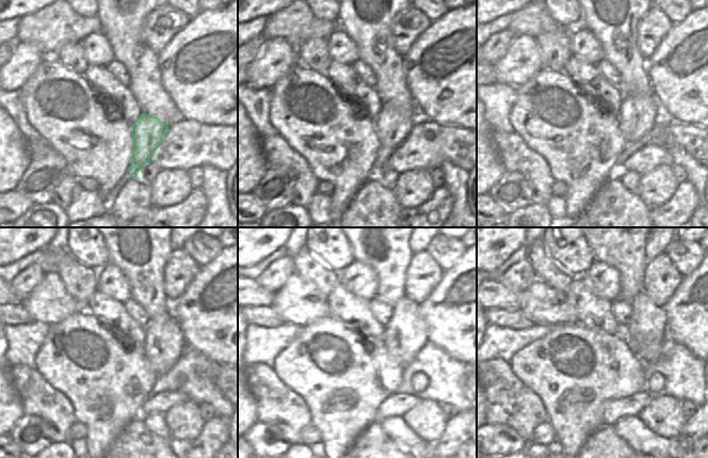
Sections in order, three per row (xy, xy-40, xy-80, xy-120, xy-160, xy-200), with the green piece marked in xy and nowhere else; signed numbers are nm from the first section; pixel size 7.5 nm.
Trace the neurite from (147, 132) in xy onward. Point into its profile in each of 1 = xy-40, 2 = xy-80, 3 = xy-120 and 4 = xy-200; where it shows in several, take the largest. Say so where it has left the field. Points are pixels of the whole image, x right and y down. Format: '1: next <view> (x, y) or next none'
1: next xy-40 (392, 124)
2: next xy-80 (637, 115)
3: next xy-120 (164, 343)
4: next xy-200 (647, 321)

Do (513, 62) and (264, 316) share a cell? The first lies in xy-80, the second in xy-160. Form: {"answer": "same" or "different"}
{"answer": "different"}

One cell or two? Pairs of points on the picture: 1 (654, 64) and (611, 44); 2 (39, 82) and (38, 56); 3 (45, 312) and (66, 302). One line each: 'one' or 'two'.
1: two
2: two
3: one

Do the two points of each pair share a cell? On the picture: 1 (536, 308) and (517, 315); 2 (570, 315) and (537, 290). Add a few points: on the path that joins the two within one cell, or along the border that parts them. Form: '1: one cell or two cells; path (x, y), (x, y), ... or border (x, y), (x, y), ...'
1: two cells; border (519, 308), (533, 324)
2: one cell; path (562, 313), (546, 299)

